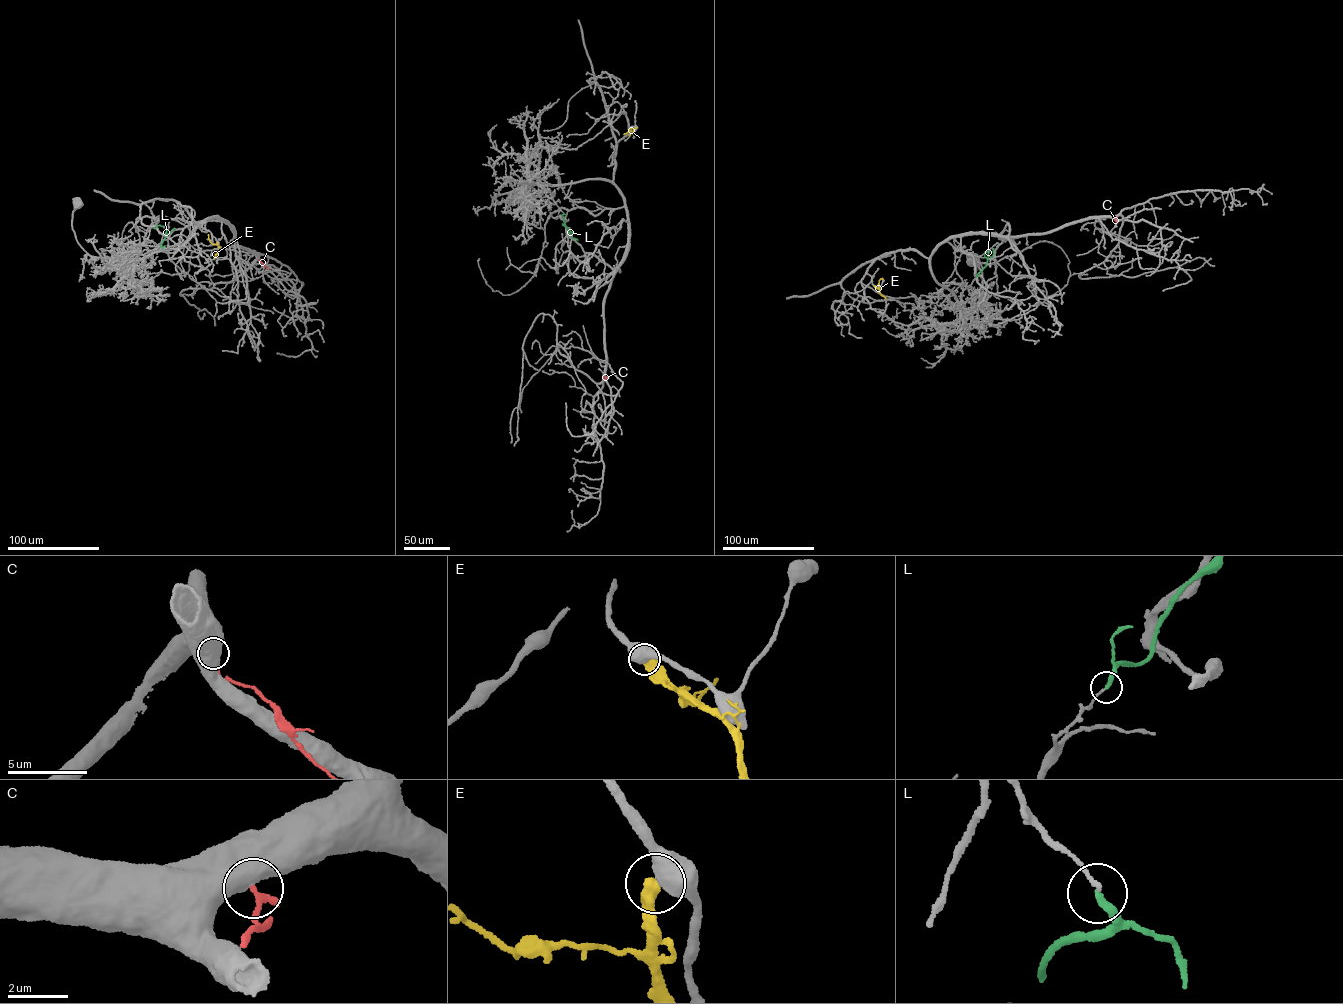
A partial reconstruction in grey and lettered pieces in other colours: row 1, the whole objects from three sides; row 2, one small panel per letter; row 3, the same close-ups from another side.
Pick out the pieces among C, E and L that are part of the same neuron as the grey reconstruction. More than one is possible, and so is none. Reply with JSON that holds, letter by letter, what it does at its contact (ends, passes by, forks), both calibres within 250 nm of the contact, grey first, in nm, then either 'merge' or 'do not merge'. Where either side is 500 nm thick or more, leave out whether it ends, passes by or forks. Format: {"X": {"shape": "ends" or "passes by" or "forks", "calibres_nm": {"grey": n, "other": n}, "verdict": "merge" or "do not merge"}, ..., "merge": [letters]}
{"C": {"calibres_nm": {"grey": 750, "other": 200}, "verdict": "do not merge"}, "E": {"calibres_nm": {"grey": 500, "other": 600}, "verdict": "do not merge"}, "L": {"shape": "ends", "calibres_nm": {"grey": 120, "other": 240}, "verdict": "do not merge"}, "merge": []}

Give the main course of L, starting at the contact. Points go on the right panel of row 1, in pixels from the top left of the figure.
L: (976, 277), (986, 265), (990, 250), (983, 258)

